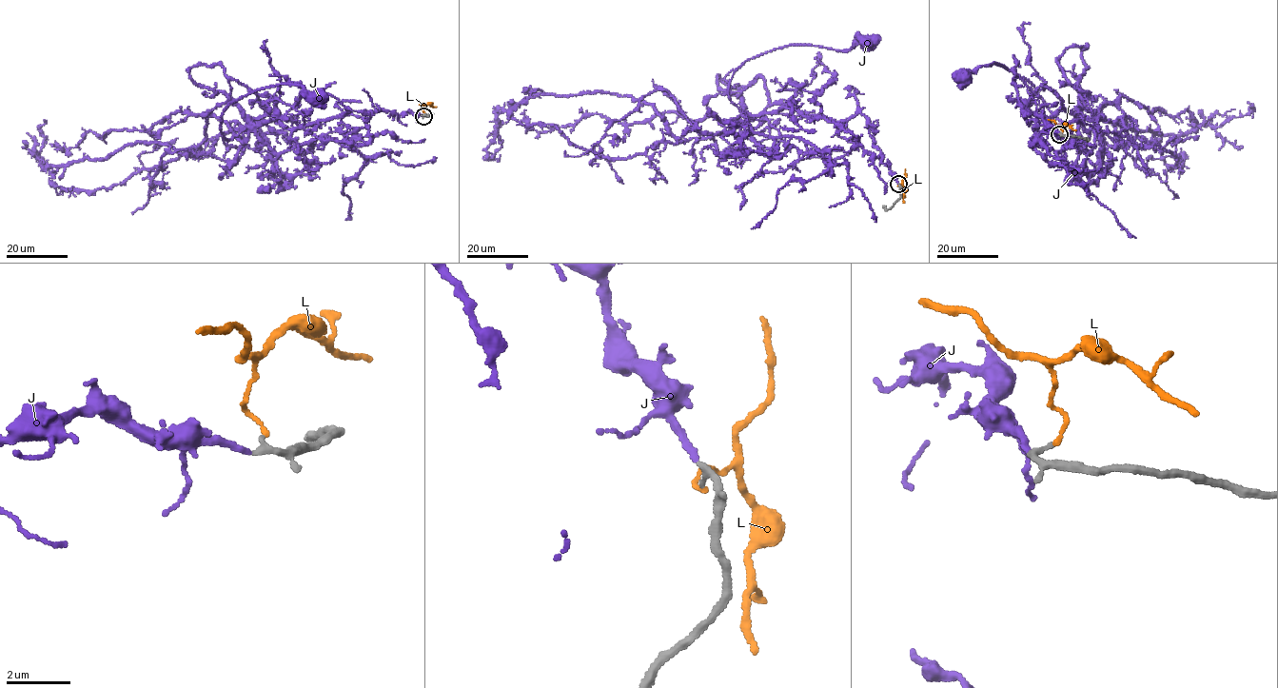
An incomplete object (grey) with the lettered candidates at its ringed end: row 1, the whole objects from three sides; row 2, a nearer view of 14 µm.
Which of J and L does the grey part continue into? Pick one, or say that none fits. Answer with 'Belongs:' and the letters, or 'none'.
Belongs: J

